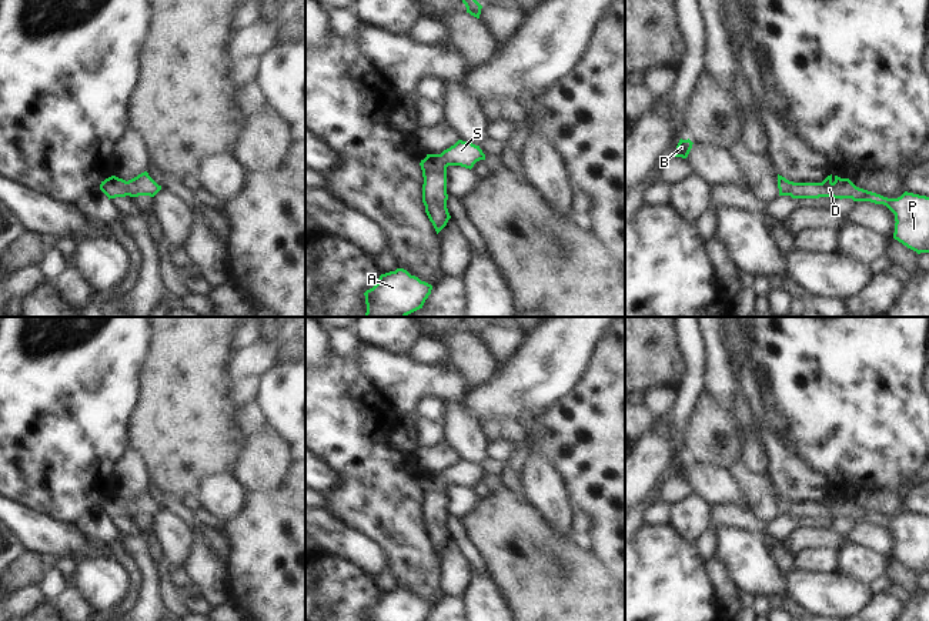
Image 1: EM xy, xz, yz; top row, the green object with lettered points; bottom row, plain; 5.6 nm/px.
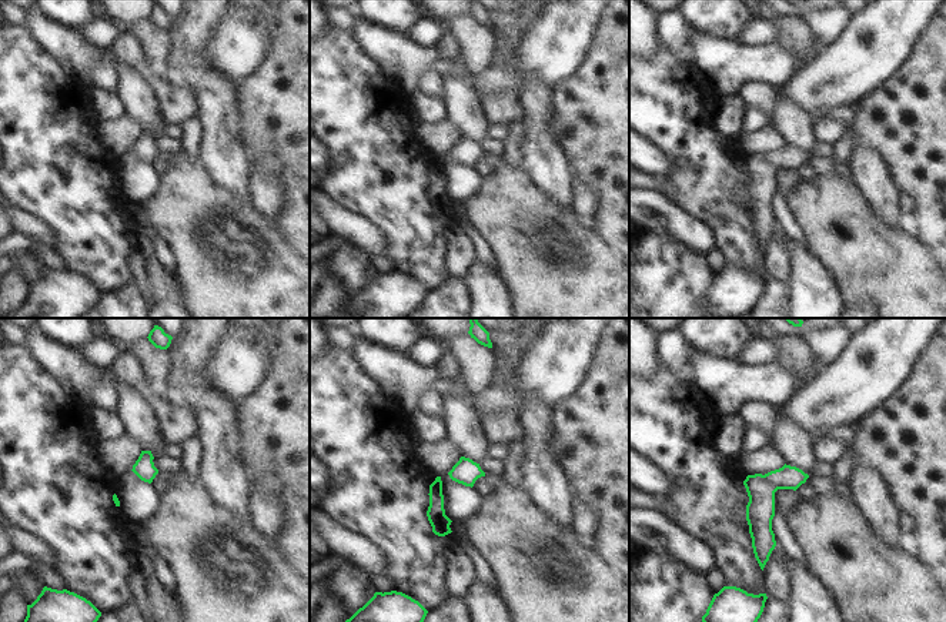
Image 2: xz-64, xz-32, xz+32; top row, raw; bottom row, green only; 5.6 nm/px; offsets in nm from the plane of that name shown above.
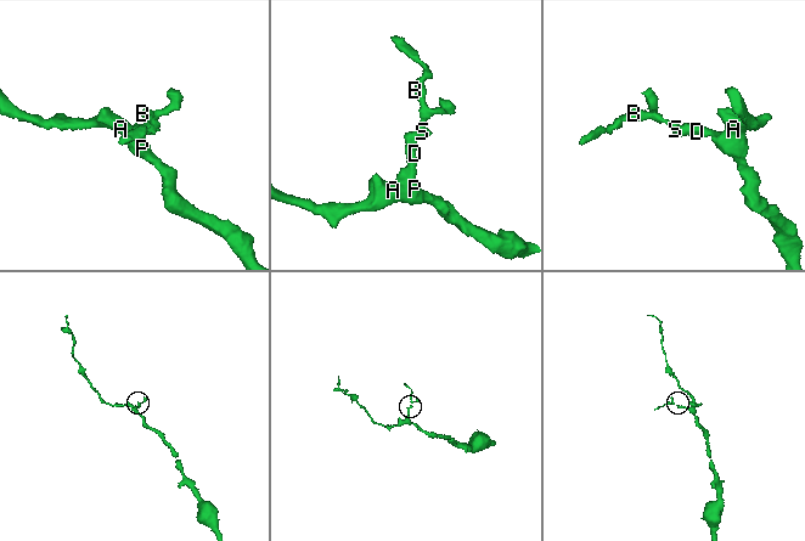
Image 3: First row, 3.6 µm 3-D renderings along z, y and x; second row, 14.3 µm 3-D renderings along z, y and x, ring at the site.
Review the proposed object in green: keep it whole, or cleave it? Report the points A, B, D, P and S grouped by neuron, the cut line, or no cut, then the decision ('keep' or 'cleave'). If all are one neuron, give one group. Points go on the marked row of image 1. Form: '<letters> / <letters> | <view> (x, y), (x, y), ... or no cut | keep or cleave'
A B D P S | no cut | keep

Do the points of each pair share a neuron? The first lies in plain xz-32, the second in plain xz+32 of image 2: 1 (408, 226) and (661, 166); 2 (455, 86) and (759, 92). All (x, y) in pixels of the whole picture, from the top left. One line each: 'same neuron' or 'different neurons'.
1: different neurons
2: different neurons

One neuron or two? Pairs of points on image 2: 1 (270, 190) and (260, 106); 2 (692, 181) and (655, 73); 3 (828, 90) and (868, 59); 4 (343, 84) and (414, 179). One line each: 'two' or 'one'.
1: two
2: one
3: one
4: one

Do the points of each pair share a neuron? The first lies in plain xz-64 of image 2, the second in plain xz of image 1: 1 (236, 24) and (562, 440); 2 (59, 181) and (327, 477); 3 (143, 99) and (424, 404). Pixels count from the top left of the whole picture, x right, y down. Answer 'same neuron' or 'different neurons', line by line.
1: different neurons
2: different neurons
3: different neurons

